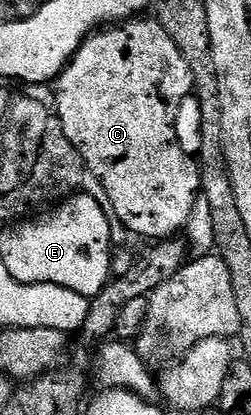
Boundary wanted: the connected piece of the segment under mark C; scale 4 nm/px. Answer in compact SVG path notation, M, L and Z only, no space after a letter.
M130 19L125 23L118 23L113 27L106 27L101 31L91 33L82 42L82 46L75 51L73 59L66 64L62 74L53 82L52 92L54 95L54 108L58 110L58 118L62 124L64 135L68 139L68 143L72 143L74 150L81 155L85 172L97 179L104 187L104 191L108 191L108 199L110 200L109 212L116 218L117 224L123 225L135 238L165 239L181 234L185 230L189 216L192 215L193 204L196 203L200 196L202 188L203 170L191 154L189 157L178 146L178 133L174 130L174 116L178 113L178 104L189 93L191 96L194 89L194 77L190 74L188 63L176 47L176 43L169 37L168 32L164 31L164 27L161 26L160 22L156 19L150 19L150 21L138 20Z

